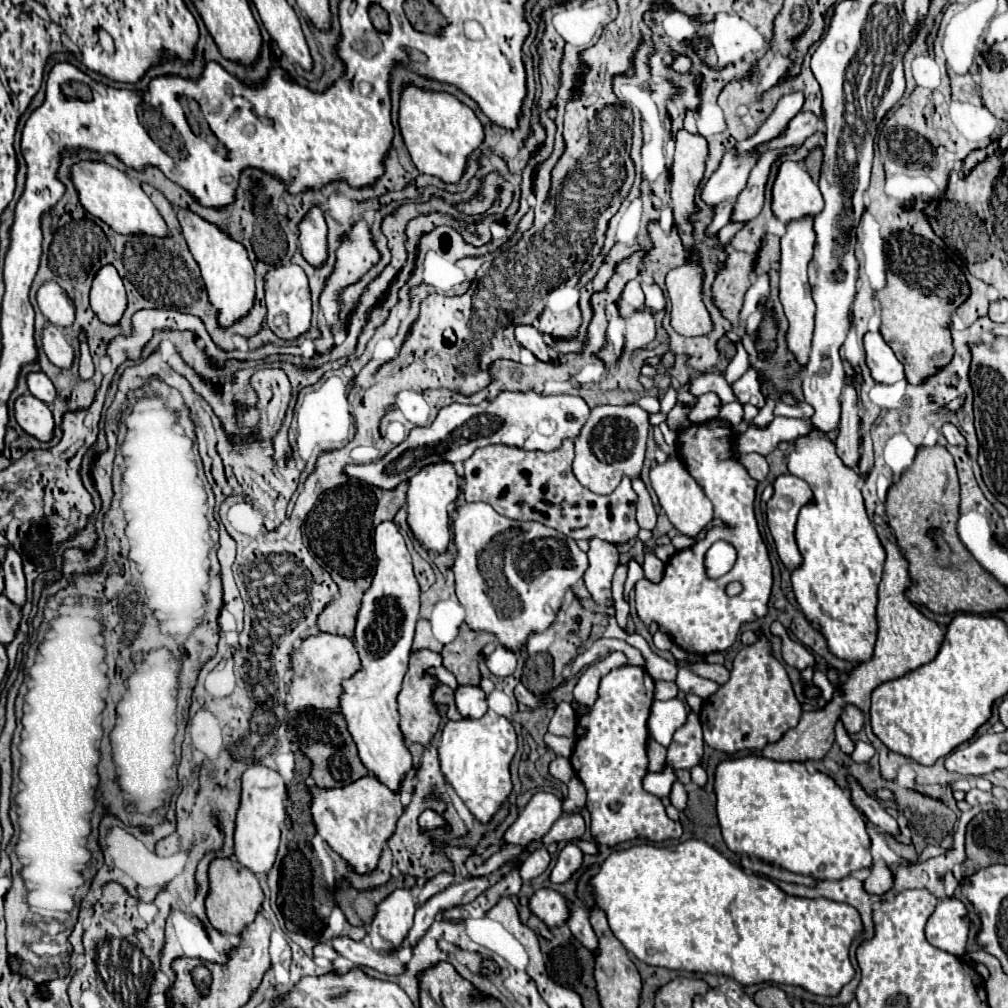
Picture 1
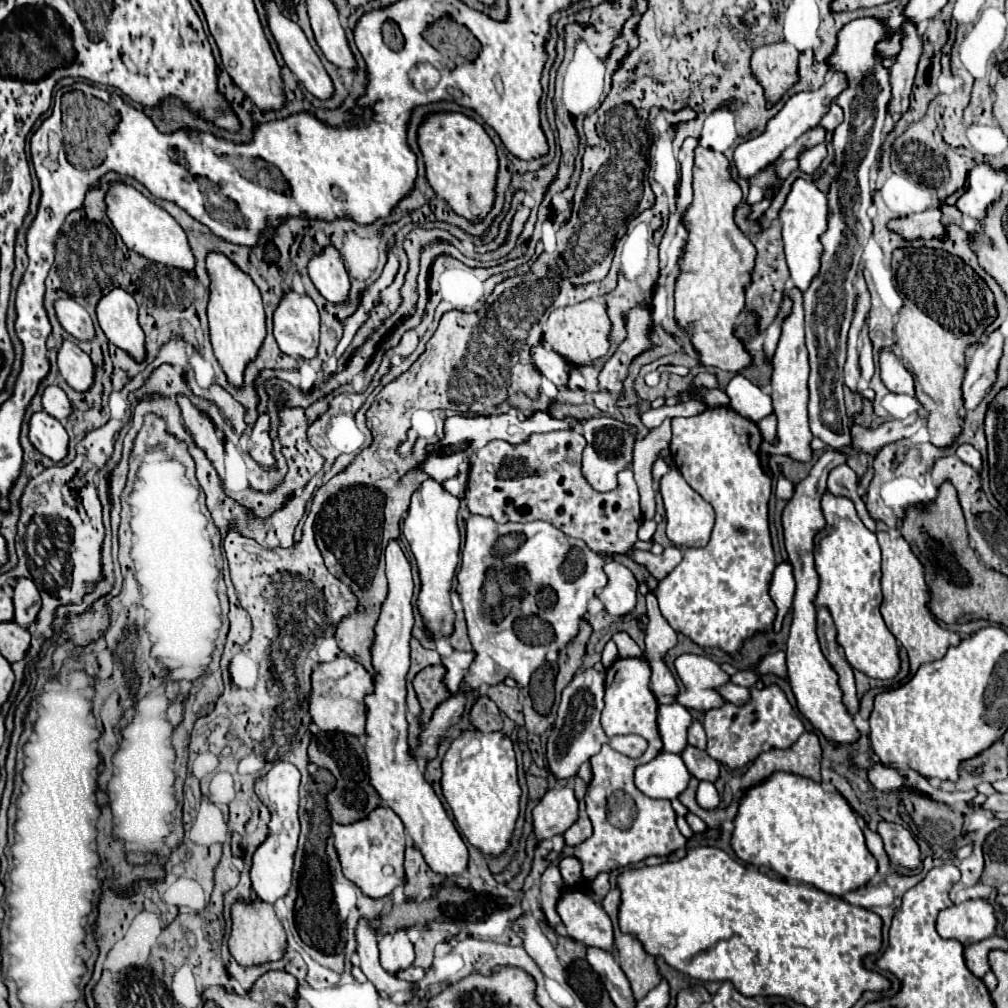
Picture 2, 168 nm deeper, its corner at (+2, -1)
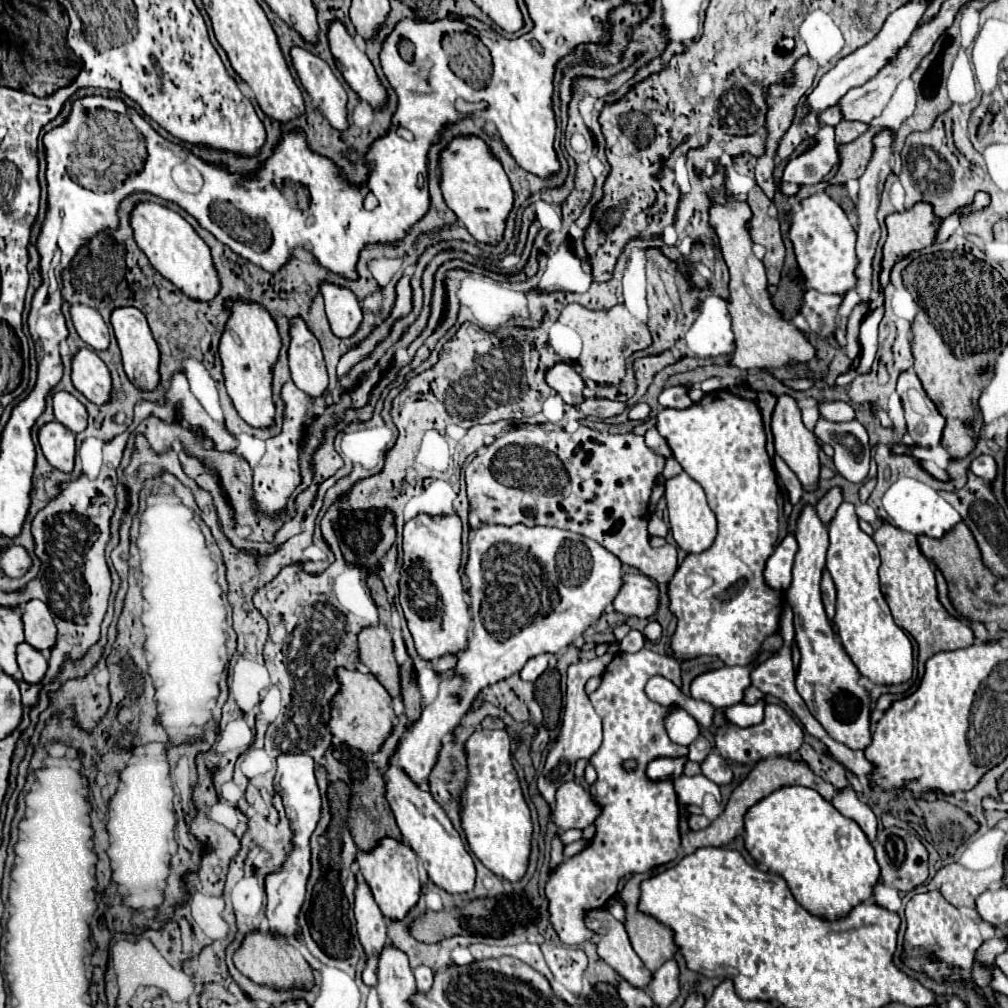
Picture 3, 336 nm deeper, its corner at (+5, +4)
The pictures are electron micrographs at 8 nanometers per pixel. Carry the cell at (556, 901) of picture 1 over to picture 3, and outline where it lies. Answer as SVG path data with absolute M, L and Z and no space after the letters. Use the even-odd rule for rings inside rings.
M608 910L590 912L586 924L590 930L602 936L598 942L600 958L608 962L622 980L630 982L634 988L646 990L648 984L652 982L652 972L642 964L638 954L632 950L624 926Z

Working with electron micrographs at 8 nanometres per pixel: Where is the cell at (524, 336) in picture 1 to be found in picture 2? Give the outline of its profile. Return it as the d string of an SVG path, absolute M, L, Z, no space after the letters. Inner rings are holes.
M543 343L531 347L531 357L535 367L549 379L553 381L557 387L565 387L567 385L567 363L565 359L561 359L559 353L545 349Z

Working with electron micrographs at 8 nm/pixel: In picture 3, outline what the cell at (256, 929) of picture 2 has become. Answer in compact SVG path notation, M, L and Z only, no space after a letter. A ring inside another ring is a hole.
M270 932L248 934L242 948L234 954L234 964L252 982L262 986L272 986L274 990L294 990L294 988L310 990L314 986L312 968L302 958L302 954L284 936L272 936Z

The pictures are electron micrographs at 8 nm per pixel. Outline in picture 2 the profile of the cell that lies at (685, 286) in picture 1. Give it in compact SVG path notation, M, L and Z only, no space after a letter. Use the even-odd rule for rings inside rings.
M695 147L693 161L693 201L683 213L687 241L679 259L679 277L675 283L675 323L687 331L689 341L699 353L699 363L737 373L751 365L743 343L733 335L735 319L745 305L743 287L755 261L755 247L733 223L733 211L743 195L729 175L729 161L723 153Z

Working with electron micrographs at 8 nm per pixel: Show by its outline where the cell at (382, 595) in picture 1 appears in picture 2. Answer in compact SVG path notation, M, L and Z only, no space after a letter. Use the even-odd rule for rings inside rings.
M391 539L385 547L385 563L387 563L387 583L389 593L383 601L381 615L375 625L375 635L371 643L371 665L375 669L373 675L373 693L363 699L367 711L365 723L365 755L369 767L369 779L379 797L389 805L403 821L413 845L421 851L427 865L441 875L453 877L461 875L467 867L467 845L457 833L453 821L447 817L445 807L435 795L433 787L425 781L423 773L417 767L417 761L411 755L407 743L407 671L409 671L409 639L413 629L413 577L411 565L401 551L399 543Z

